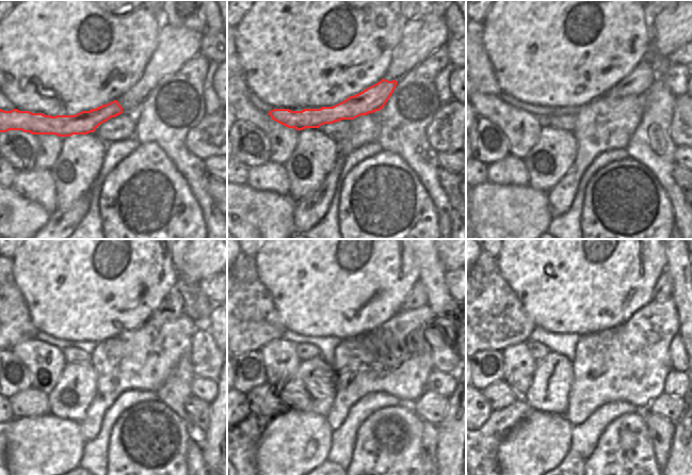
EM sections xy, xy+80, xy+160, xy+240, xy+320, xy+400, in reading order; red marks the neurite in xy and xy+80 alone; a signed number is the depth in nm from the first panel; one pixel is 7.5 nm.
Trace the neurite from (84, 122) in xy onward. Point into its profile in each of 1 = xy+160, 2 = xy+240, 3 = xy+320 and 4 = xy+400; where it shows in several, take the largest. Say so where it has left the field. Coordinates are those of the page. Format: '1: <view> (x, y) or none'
1: xy+160 (638, 82)
2: xy+240 (171, 309)
3: xy+320 (418, 299)
4: xy+400 (663, 287)

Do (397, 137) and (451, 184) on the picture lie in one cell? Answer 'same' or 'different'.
different

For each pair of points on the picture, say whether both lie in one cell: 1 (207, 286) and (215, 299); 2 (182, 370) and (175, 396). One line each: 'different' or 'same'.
1: same
2: same

